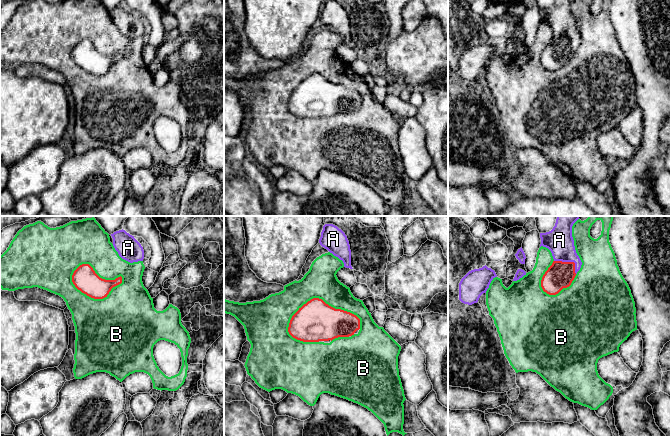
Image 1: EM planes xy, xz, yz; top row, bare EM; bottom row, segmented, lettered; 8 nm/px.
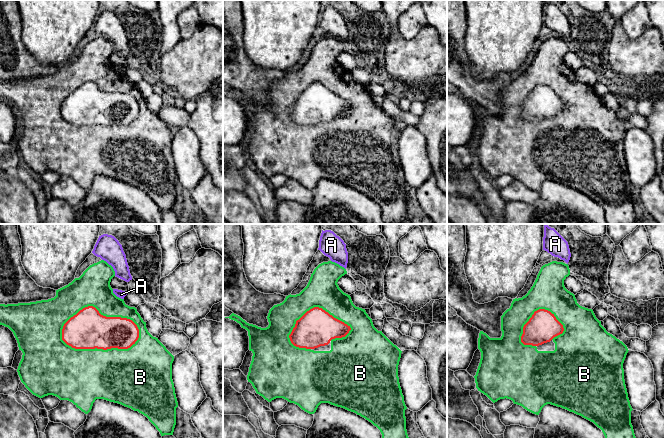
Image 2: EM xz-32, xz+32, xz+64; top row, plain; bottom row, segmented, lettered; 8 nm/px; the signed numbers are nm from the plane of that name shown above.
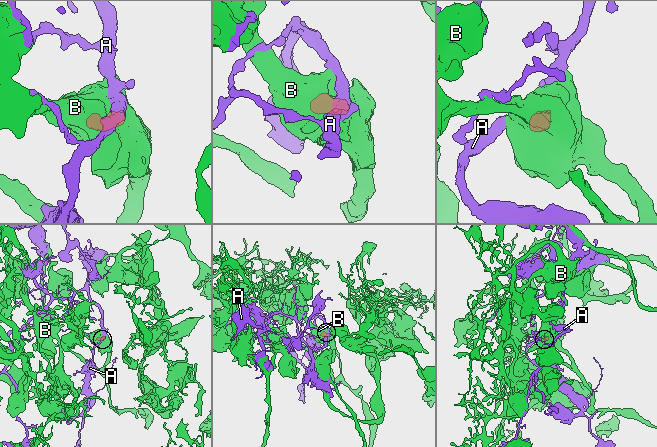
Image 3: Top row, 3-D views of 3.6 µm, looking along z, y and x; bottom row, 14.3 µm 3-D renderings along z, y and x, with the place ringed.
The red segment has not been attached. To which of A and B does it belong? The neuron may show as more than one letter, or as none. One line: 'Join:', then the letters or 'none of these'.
Join: A

